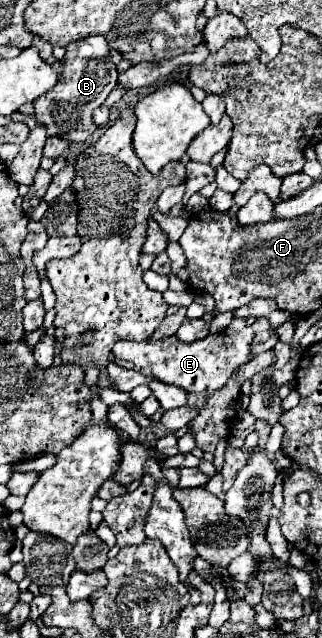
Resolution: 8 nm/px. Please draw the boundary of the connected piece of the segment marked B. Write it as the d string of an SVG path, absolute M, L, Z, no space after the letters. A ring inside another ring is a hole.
M88 36L68 44L58 84L34 102L38 124L48 130L48 136L60 136L70 142L84 142L98 128L92 120L92 112L102 106L116 82L118 70L108 56L108 42L104 36Z

